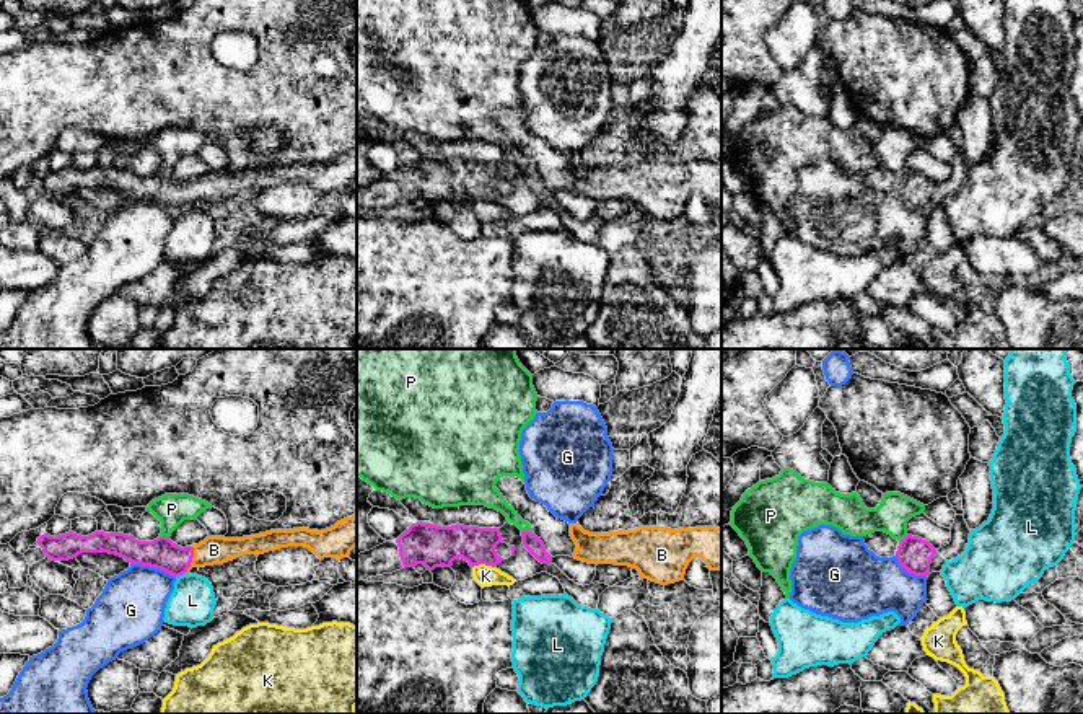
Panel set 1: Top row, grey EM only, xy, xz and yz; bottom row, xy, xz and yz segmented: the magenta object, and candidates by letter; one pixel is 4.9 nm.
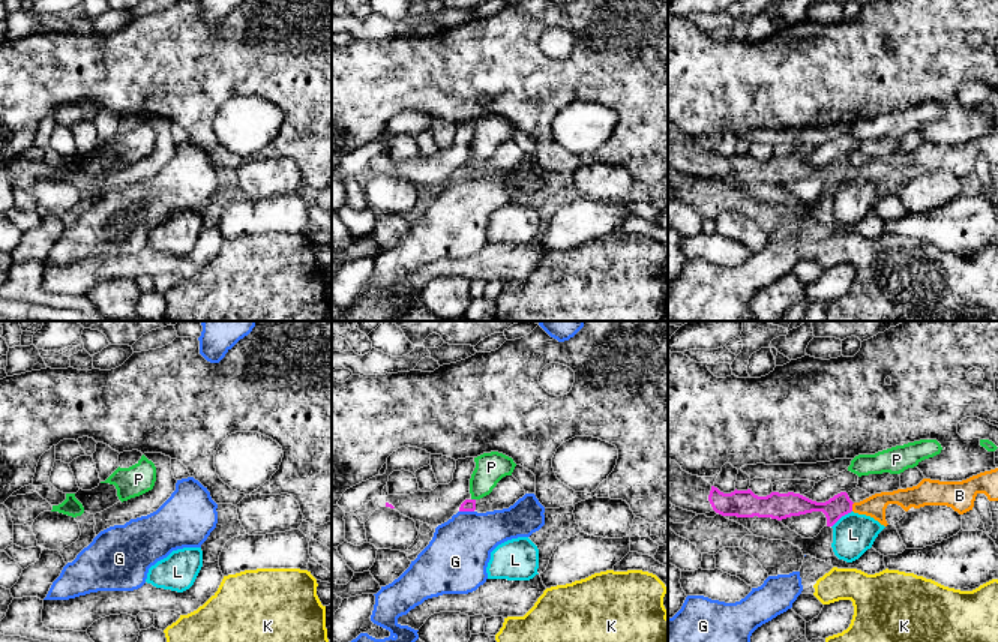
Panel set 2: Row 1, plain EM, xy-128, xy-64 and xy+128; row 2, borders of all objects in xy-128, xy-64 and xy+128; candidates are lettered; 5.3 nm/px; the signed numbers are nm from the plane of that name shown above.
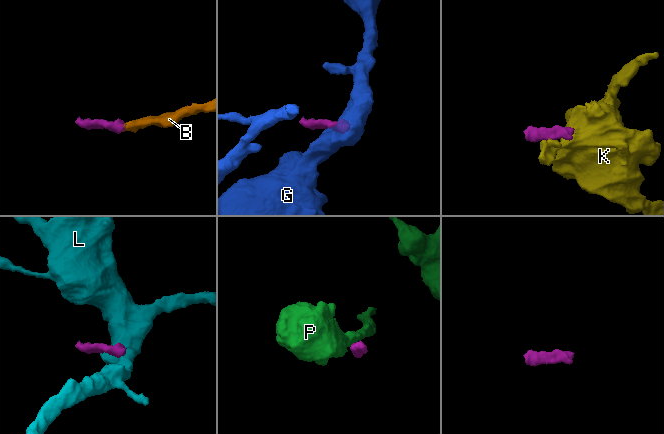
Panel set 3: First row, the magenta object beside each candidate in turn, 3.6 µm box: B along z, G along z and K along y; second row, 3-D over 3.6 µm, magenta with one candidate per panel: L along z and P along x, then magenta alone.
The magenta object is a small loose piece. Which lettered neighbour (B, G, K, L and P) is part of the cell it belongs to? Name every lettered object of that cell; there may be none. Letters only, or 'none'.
B

